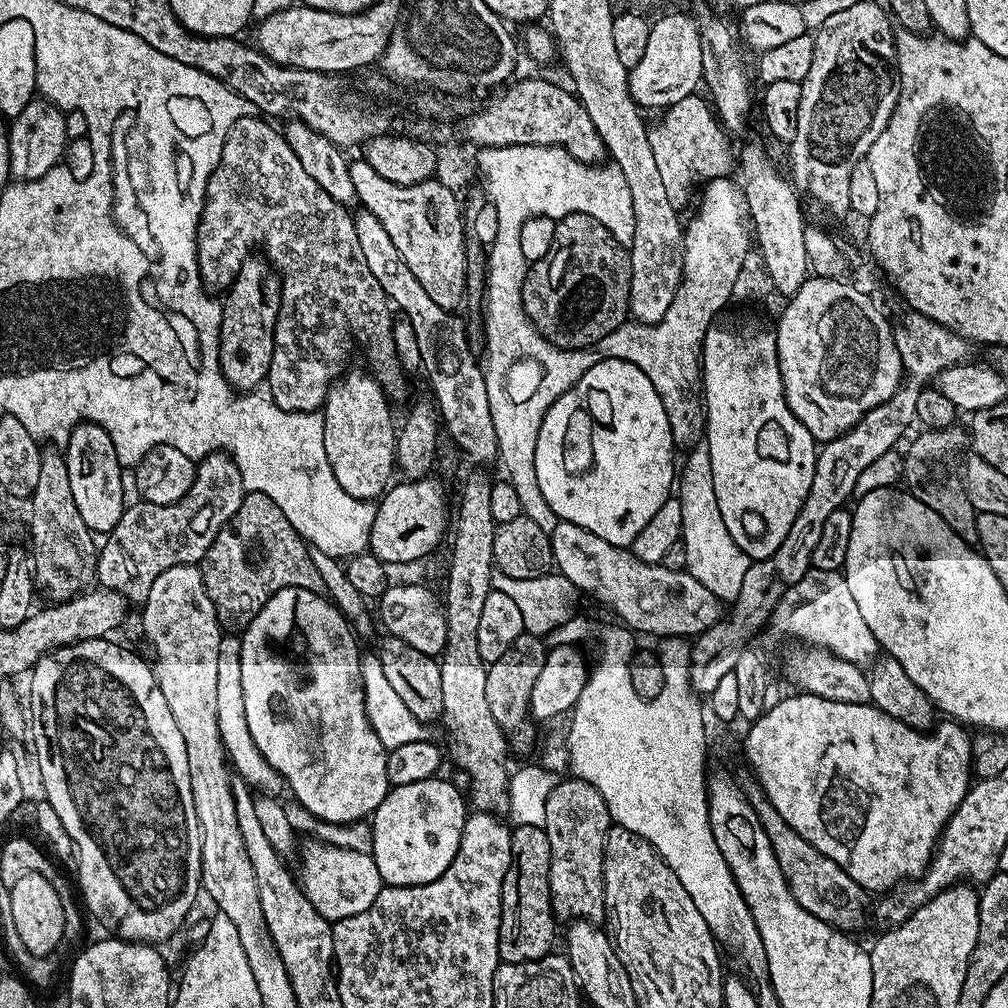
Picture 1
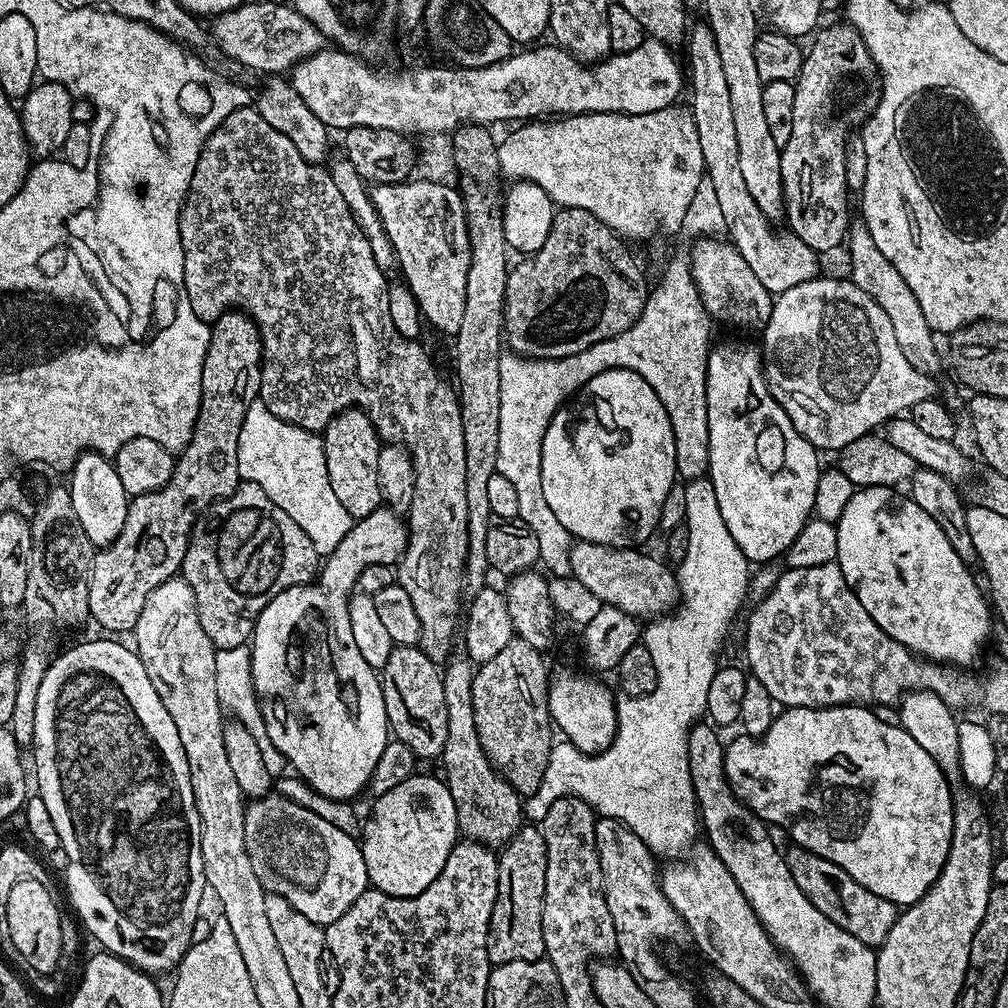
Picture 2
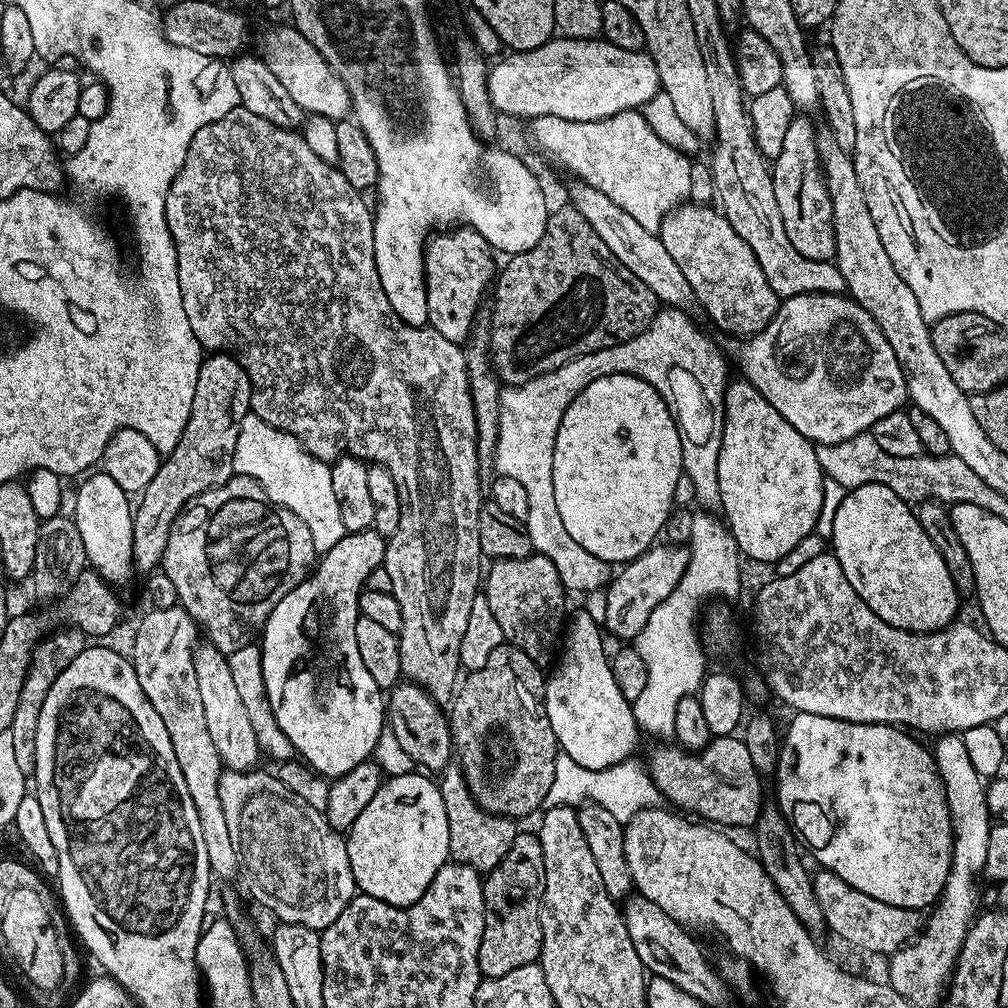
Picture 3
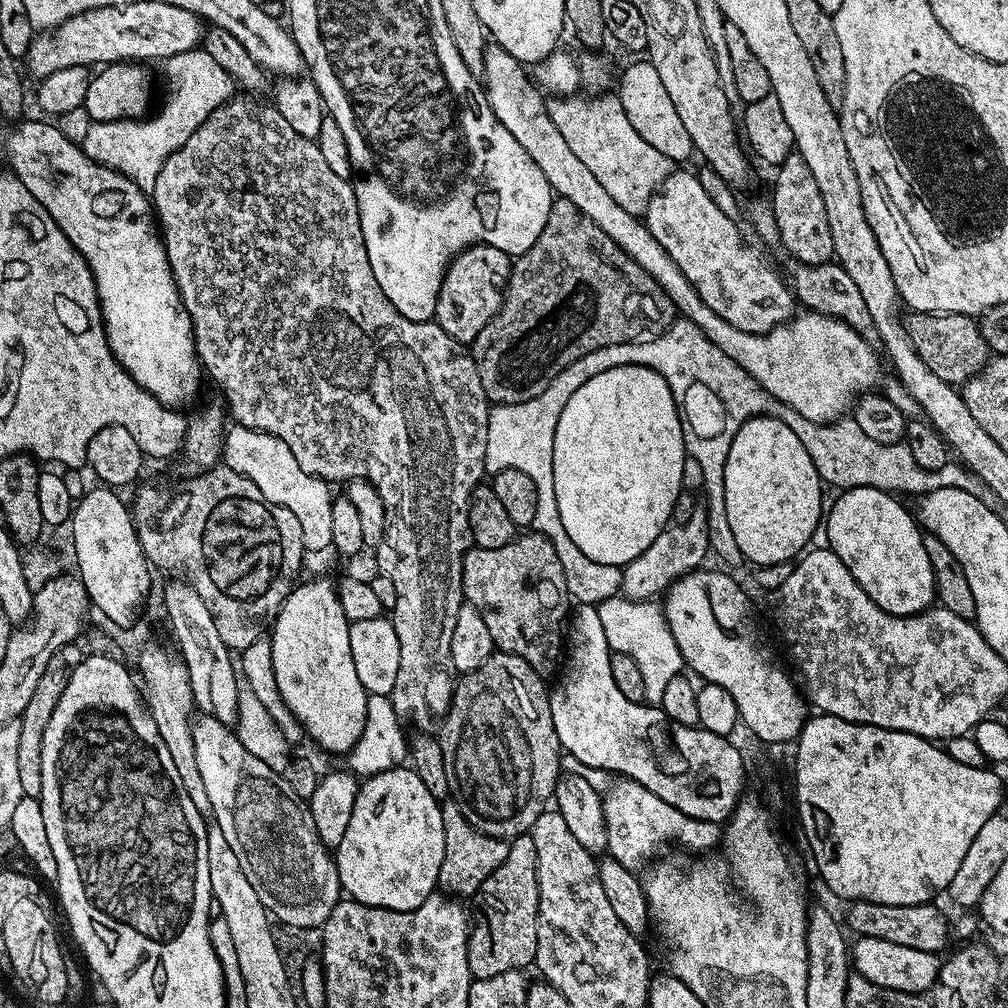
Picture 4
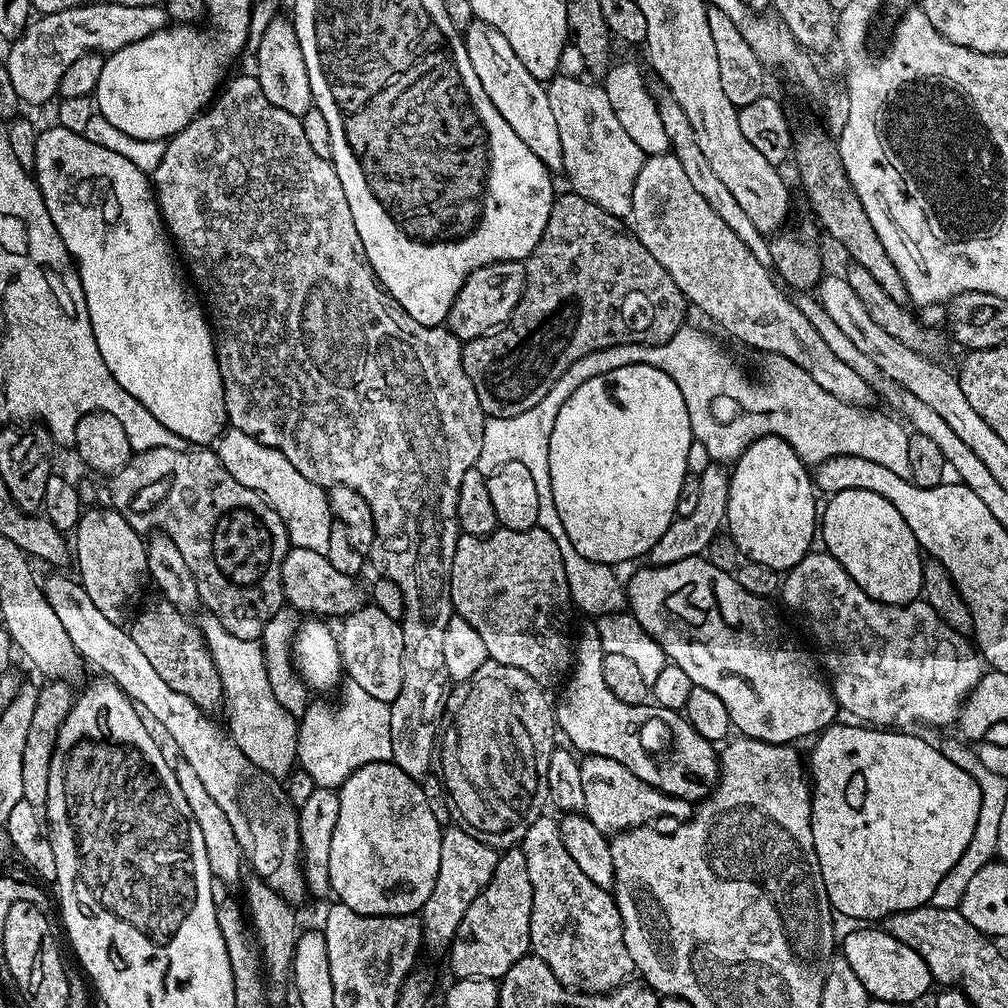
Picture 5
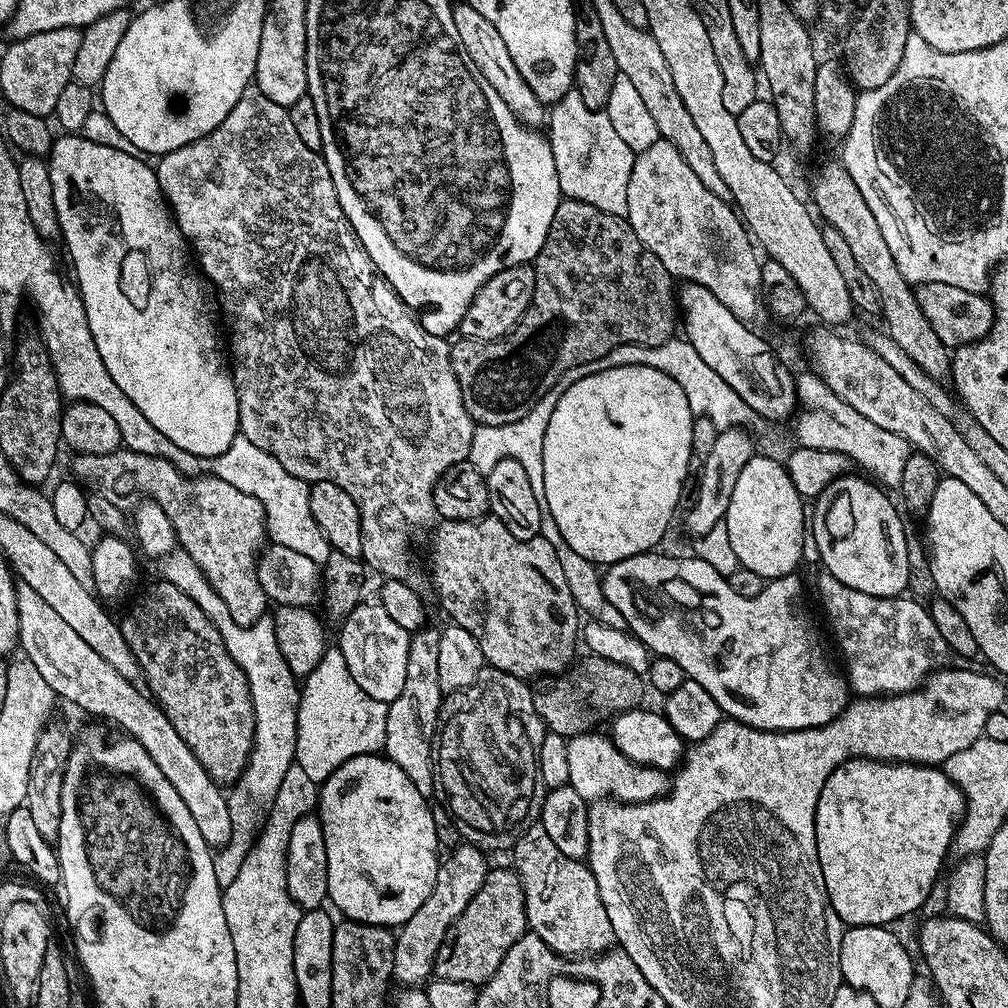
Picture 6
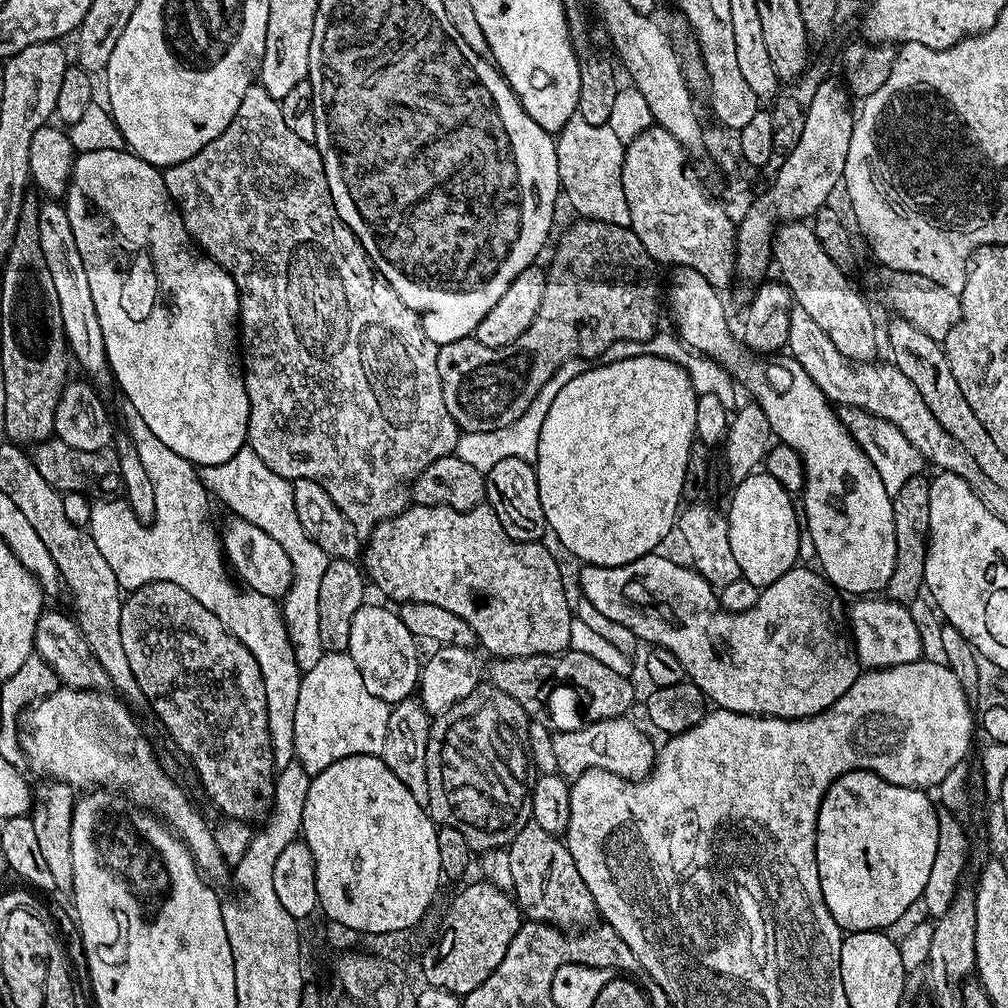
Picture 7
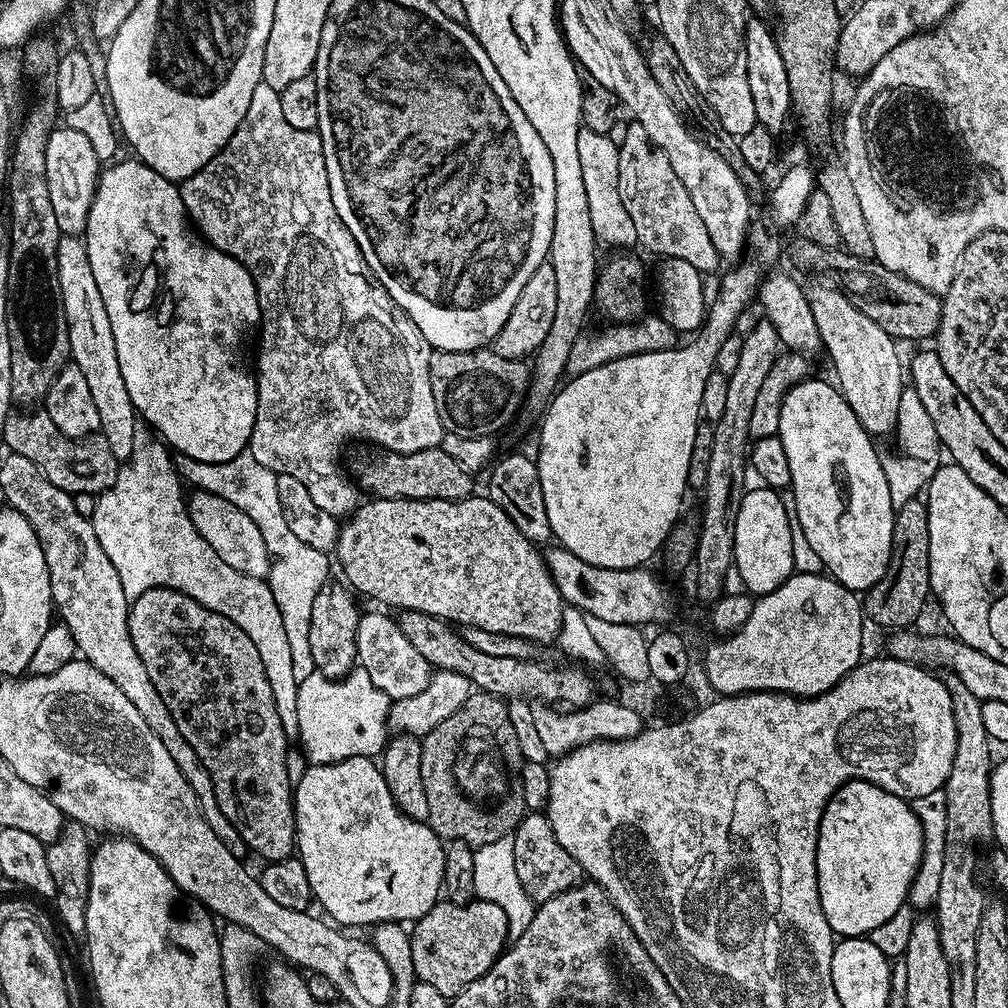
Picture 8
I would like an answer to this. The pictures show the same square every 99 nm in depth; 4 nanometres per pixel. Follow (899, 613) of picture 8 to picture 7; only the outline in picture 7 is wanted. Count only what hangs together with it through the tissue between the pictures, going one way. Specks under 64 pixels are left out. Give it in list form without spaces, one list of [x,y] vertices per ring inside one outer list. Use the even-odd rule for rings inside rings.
[[[921,474],[910,478],[902,490],[892,497],[894,510],[894,534],[896,535],[896,561],[894,574],[886,589],[887,599],[905,606],[924,588],[924,563],[928,557],[928,531],[930,530],[930,480]]]

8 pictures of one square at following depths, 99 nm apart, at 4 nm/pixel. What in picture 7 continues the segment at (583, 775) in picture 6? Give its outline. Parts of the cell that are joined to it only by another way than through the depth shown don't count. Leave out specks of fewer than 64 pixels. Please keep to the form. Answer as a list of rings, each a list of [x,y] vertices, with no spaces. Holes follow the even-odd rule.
[[[627,715],[615,716],[609,720],[599,720],[588,724],[582,730],[555,733],[552,741],[554,742],[554,754],[558,761],[556,772],[567,778],[575,778],[581,776],[586,770],[597,768],[598,770],[606,770],[610,774],[618,774],[627,780],[638,781],[649,776],[656,764],[657,745],[652,745],[651,738],[634,721],[628,719]]]

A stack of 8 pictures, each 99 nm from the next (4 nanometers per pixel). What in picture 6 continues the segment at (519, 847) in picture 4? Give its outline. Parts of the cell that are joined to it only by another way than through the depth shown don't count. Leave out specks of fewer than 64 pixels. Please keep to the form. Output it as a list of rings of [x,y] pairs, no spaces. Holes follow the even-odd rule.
[[[493,867],[482,882],[482,890],[470,898],[470,906],[452,923],[436,955],[435,979],[482,986],[496,973],[506,950],[529,931],[526,902],[520,876],[511,867]]]

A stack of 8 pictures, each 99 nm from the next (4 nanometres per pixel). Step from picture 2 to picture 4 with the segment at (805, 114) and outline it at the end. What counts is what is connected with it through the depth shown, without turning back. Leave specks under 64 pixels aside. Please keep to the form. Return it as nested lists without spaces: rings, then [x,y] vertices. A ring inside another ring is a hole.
[[[798,154],[786,157],[775,169],[776,185],[770,203],[778,226],[780,244],[798,264],[827,264],[834,256],[834,238],[830,238],[830,222],[826,222],[826,205],[818,194],[818,182],[810,174],[810,166]]]

